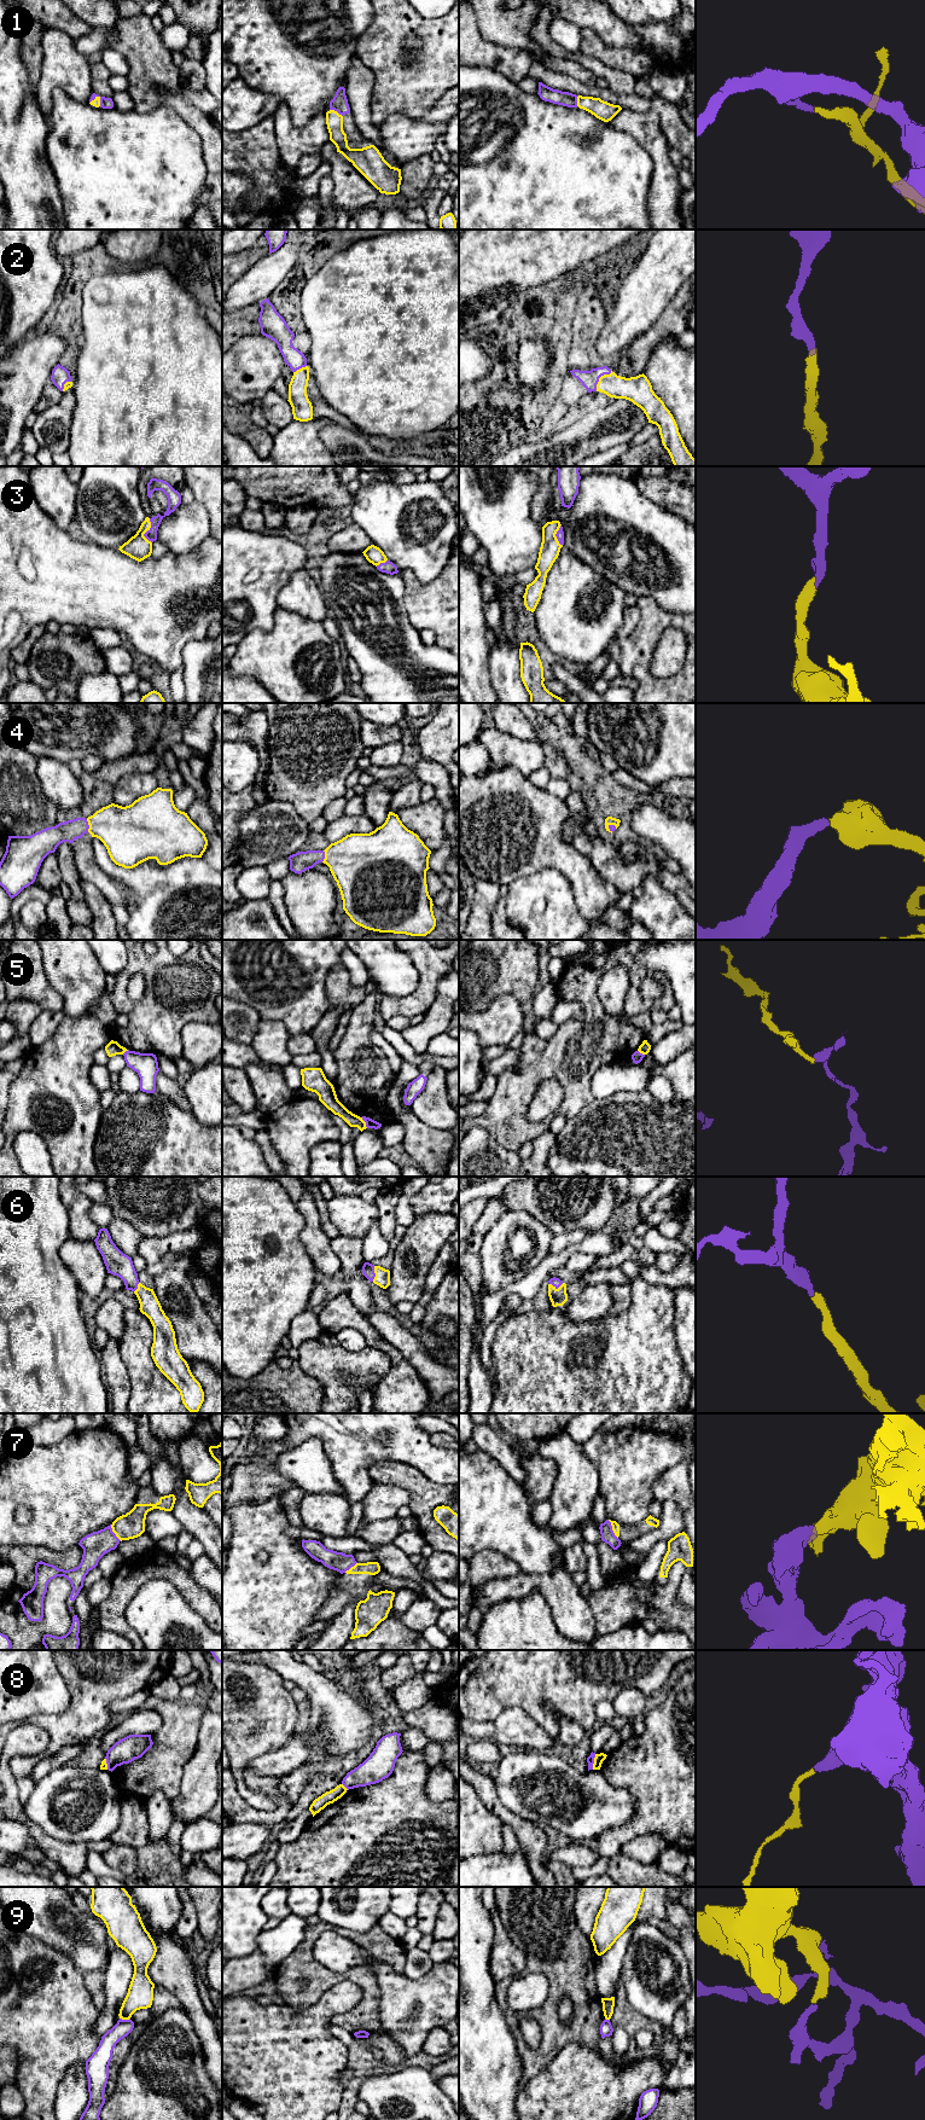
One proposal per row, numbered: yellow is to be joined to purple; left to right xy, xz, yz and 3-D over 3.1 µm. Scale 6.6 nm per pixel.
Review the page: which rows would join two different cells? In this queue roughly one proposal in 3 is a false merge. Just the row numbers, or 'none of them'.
5, 7, 8, 9

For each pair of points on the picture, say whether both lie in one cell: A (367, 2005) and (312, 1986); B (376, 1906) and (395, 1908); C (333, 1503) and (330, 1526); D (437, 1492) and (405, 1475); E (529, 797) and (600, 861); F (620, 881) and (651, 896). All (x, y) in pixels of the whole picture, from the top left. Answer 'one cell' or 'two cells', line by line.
A: one cell
B: two cells
C: one cell
D: one cell
E: two cells
F: two cells

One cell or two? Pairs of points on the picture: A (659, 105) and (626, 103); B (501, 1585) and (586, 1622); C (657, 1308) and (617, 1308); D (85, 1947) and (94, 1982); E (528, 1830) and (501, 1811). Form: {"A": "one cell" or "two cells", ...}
{"A": "one cell", "B": "one cell", "C": "two cells", "D": "two cells", "E": "one cell"}

